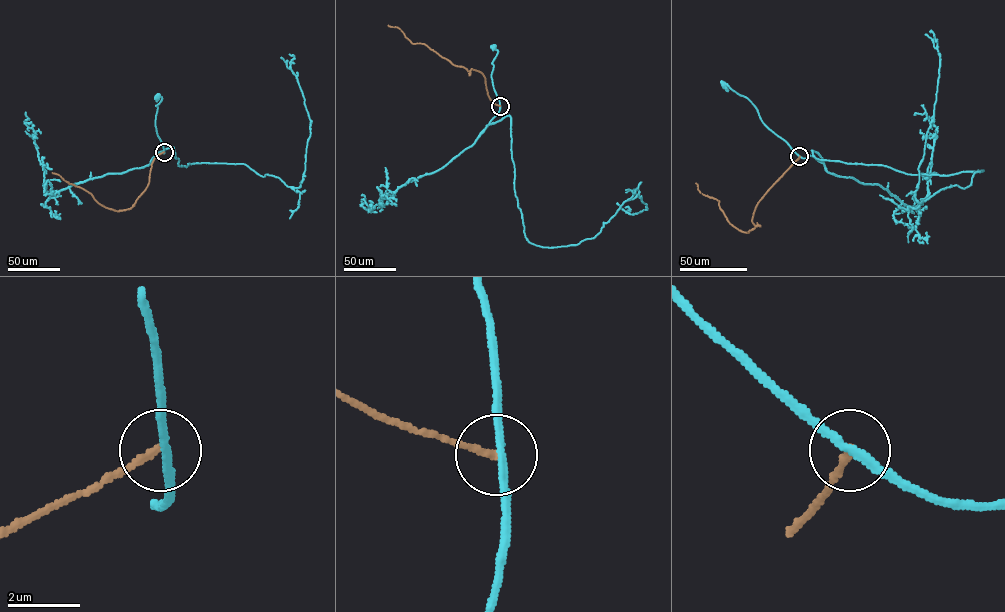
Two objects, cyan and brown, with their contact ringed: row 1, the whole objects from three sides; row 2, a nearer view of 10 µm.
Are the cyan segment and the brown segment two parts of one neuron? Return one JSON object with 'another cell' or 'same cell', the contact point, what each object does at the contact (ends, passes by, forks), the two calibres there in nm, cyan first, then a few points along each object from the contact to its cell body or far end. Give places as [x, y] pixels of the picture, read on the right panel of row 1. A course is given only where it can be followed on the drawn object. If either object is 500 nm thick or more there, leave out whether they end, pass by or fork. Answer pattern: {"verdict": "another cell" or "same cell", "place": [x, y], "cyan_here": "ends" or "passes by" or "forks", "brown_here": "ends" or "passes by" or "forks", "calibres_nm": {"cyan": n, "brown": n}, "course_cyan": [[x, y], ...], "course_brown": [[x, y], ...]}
{"verdict": "another cell", "place": [799, 156], "cyan_here": "passes by", "brown_here": "ends", "calibres_nm": {"cyan": 200, "brown": 180}, "course_cyan": [[800, 156], [764, 124], [747, 98], [726, 84], [722, 85]], "course_brown": [[800, 156], [758, 203], [752, 220], [755, 227], [747, 233], [729, 222], [719, 201], [700, 192], [695, 183]]}

